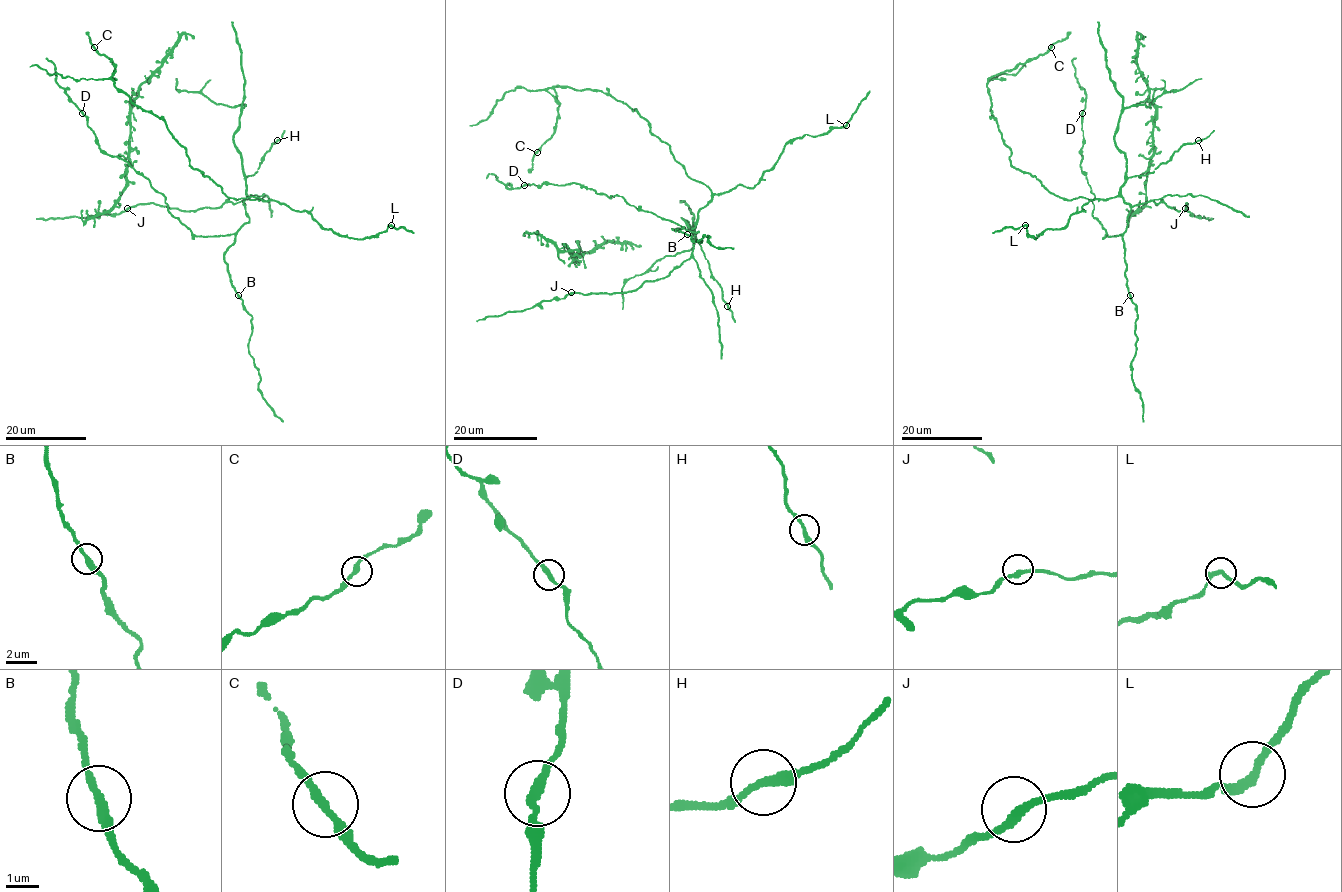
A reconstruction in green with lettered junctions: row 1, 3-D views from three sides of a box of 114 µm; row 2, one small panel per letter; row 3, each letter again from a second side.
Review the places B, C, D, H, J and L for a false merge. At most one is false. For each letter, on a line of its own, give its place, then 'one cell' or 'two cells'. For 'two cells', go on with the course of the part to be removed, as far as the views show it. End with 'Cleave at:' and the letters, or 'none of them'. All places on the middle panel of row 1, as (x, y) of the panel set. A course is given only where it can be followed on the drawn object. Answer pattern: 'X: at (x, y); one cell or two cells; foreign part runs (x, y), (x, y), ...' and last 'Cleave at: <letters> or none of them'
B: at (687, 234); one cell
C: at (537, 152); one cell
D: at (524, 185); one cell
H: at (727, 306); one cell
J: at (571, 292); one cell
L: at (846, 125); one cell
Cleave at: none of them

